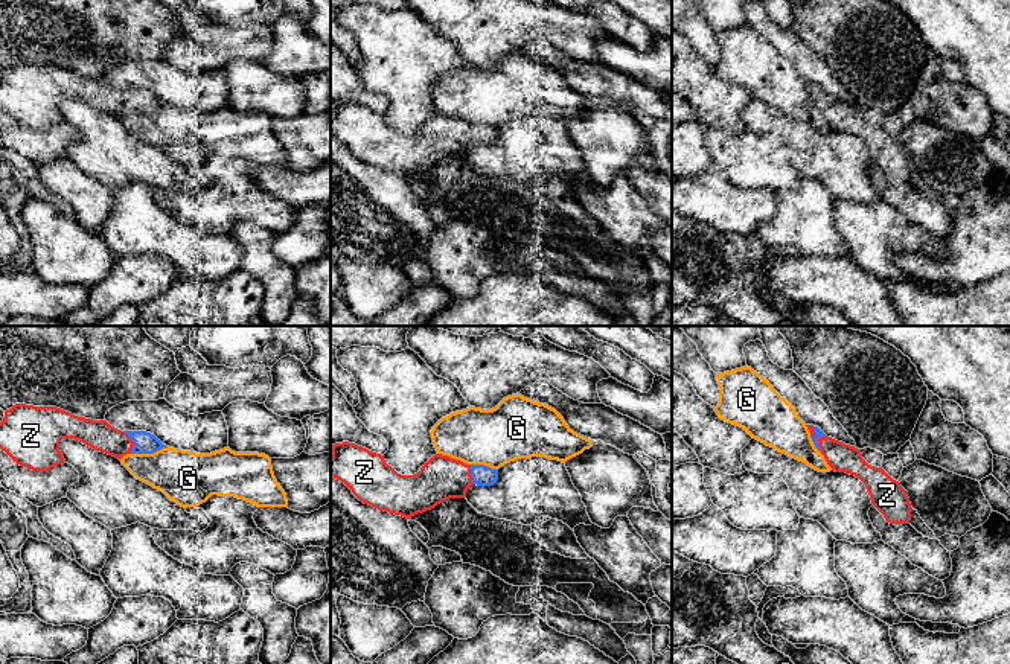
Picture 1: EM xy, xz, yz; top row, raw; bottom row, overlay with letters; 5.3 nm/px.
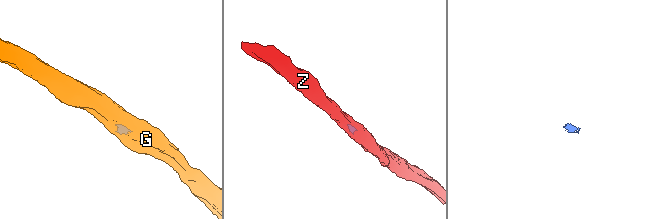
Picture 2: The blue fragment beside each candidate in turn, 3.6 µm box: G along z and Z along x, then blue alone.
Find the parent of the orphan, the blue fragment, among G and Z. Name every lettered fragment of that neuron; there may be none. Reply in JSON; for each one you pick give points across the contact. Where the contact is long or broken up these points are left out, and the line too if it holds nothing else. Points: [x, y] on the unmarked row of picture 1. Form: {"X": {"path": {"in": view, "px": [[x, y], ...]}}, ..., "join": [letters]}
{"join": []}

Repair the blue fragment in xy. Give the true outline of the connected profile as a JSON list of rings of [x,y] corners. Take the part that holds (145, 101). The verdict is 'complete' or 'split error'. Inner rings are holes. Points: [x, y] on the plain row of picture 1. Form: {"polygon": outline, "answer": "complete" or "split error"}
{"polygon": [[[166,58],[126,59],[107,70],[105,79],[131,96],[131,113],[154,113],[168,105],[210,113],[229,105],[222,70],[193,75]]], "answer": "split error"}

